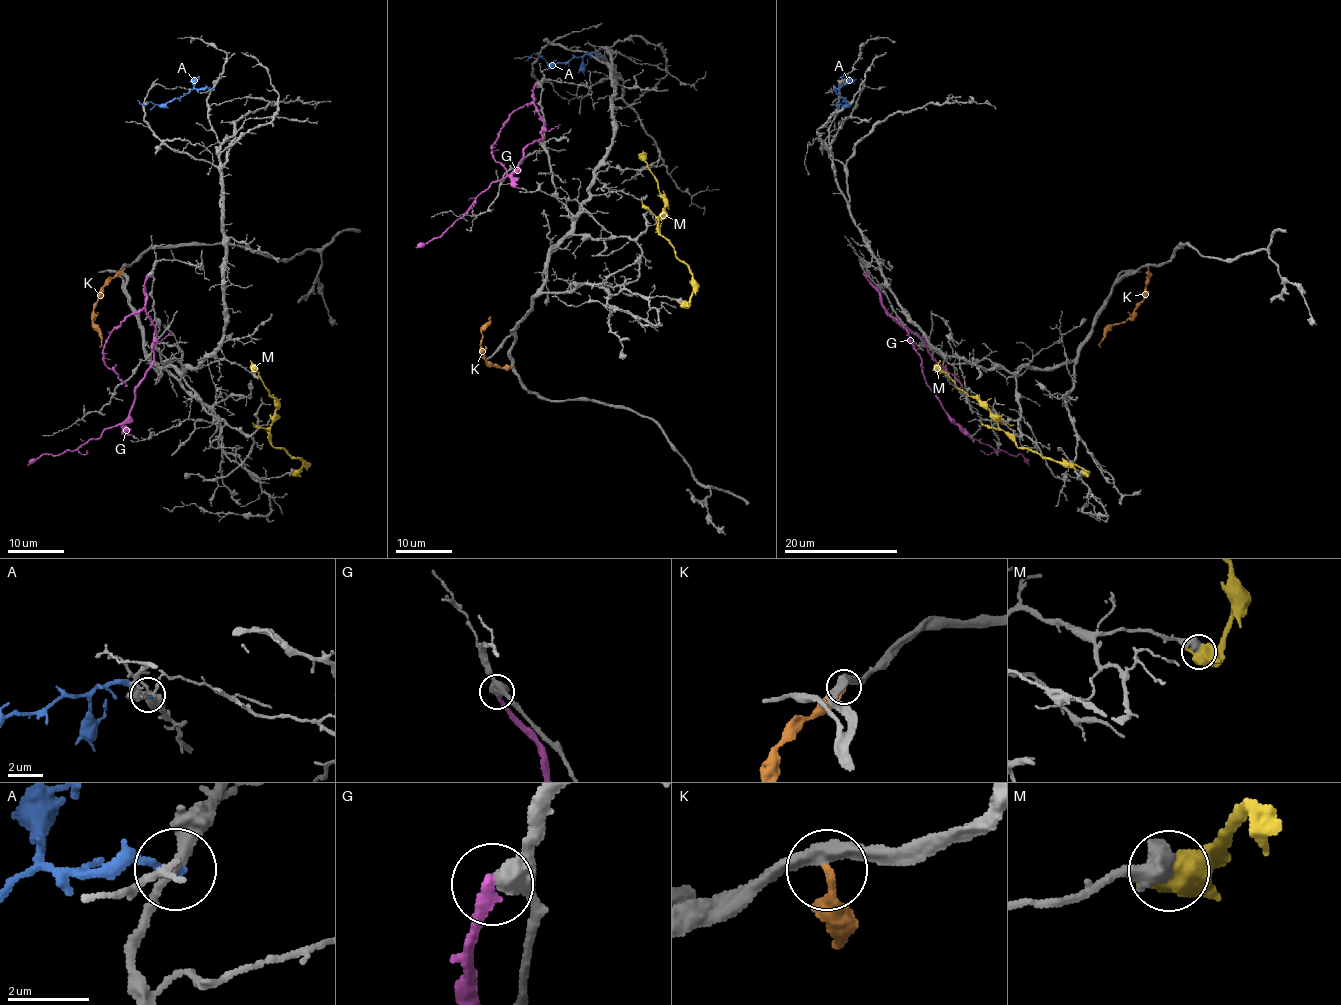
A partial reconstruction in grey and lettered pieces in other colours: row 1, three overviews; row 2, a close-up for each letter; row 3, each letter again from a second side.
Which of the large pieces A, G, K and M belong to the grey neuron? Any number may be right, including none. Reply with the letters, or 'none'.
none

